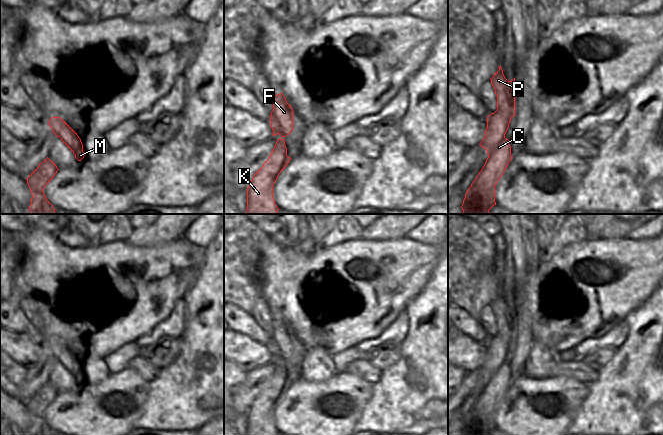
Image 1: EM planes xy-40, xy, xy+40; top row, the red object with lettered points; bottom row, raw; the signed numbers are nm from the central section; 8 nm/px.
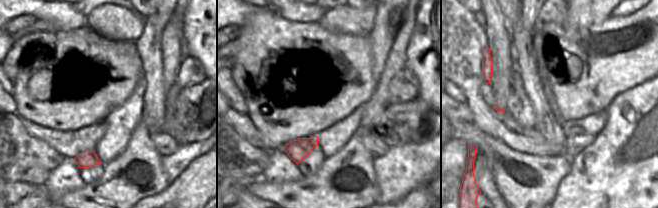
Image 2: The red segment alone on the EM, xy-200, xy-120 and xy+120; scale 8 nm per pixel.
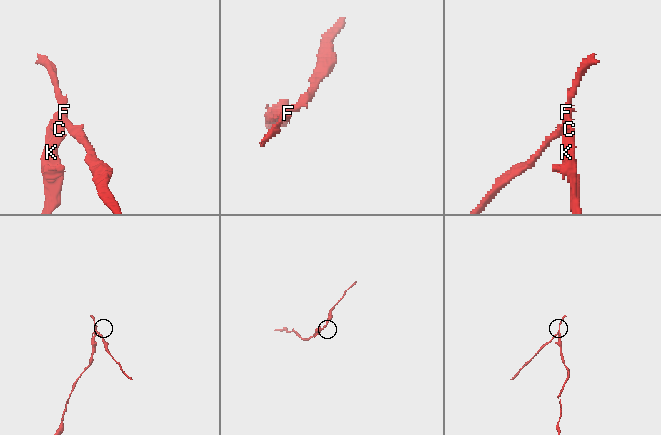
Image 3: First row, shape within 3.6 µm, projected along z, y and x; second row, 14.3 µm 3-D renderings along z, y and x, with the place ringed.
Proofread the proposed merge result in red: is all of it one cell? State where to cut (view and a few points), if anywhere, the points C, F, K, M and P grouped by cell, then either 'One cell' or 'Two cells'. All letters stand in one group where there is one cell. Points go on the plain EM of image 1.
Split along xy+40 (513, 328), (506, 325), (497, 333). Groups: C K / F M P. Two cells

